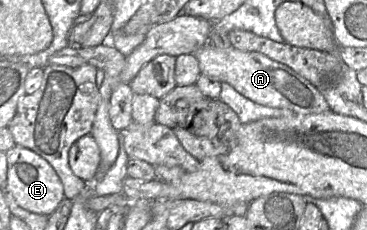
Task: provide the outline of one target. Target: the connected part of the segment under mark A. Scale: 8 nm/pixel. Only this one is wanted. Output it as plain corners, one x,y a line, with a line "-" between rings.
210,42
195,54
201,74
228,83
251,101
270,108
282,108
297,114
319,114
330,111
321,91
290,67
258,52
244,52
232,46
217,48

